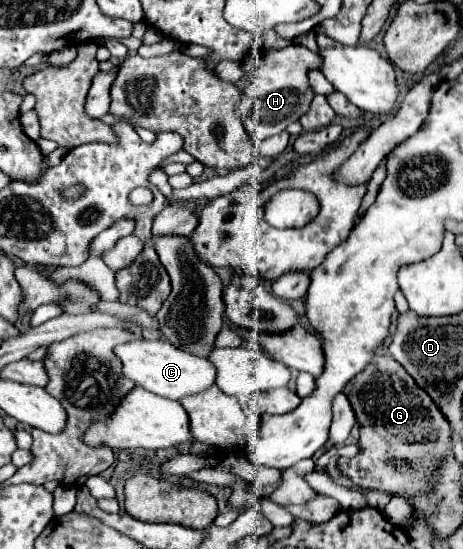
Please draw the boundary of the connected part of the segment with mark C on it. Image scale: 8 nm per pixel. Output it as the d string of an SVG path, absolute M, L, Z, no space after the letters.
M141 339L141 341L121 343L113 349L113 353L123 365L123 377L131 379L139 387L161 397L181 399L185 395L199 393L215 383L215 367L207 359L179 351L169 341L163 339L155 339L155 341Z

